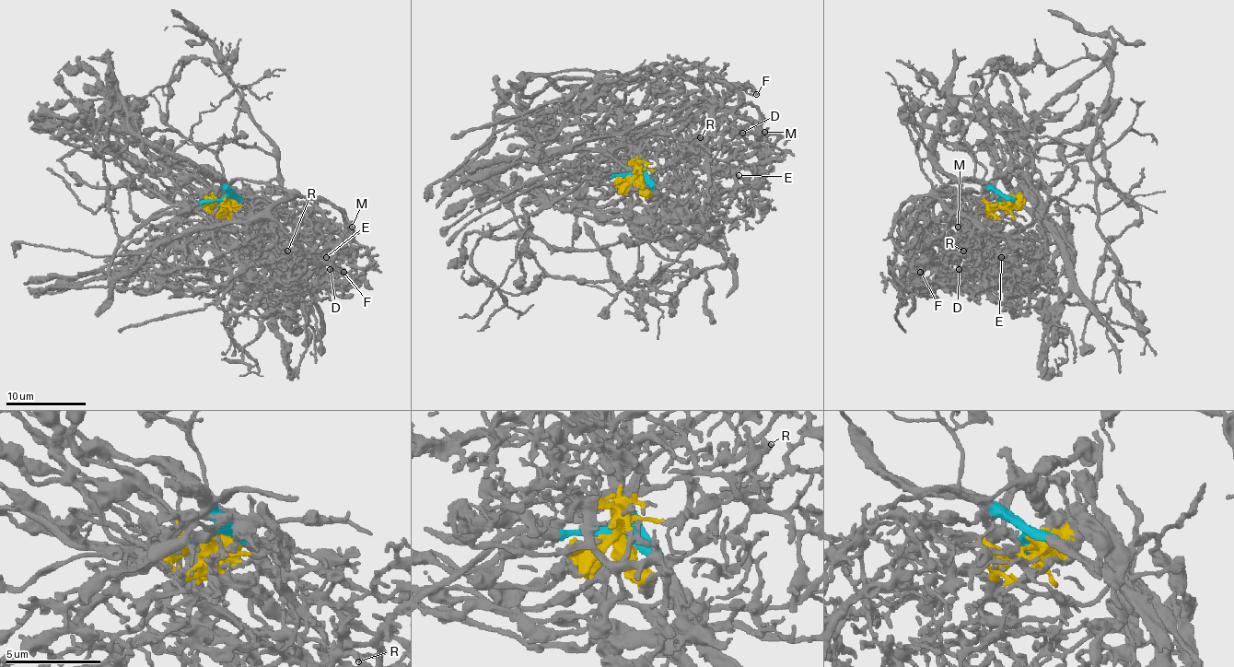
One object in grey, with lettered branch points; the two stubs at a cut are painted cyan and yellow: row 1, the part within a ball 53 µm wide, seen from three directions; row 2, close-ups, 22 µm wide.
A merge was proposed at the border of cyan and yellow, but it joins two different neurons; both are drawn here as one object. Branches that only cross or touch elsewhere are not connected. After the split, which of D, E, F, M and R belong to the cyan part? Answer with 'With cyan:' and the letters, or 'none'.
With cyan: none

